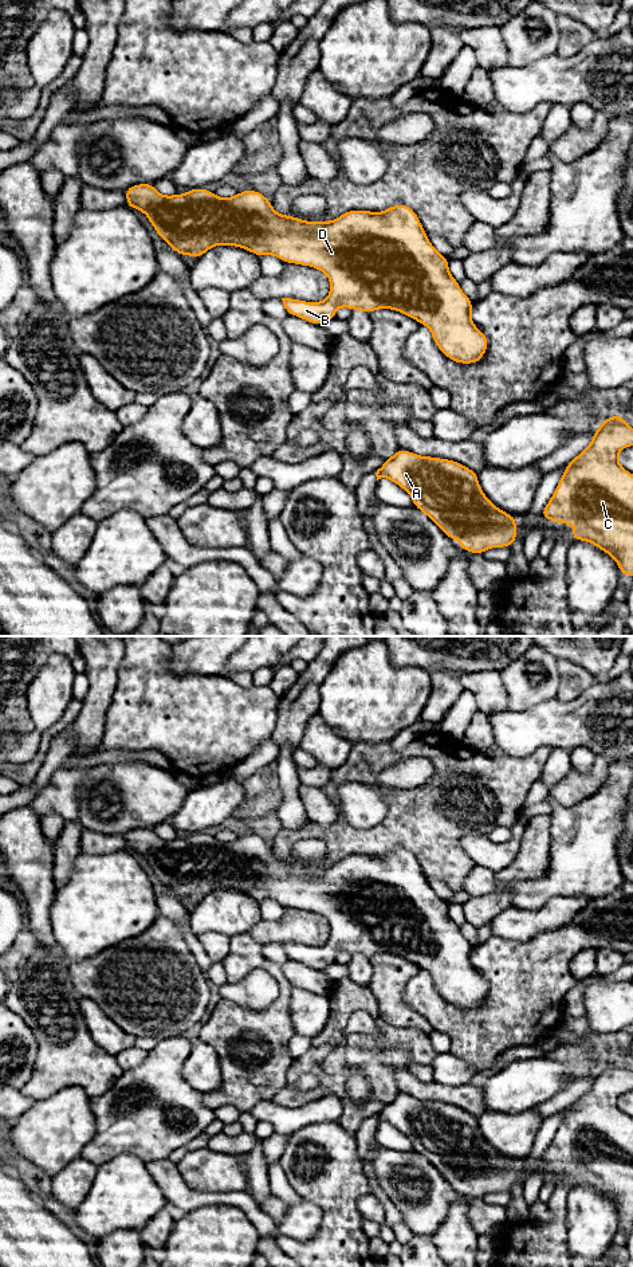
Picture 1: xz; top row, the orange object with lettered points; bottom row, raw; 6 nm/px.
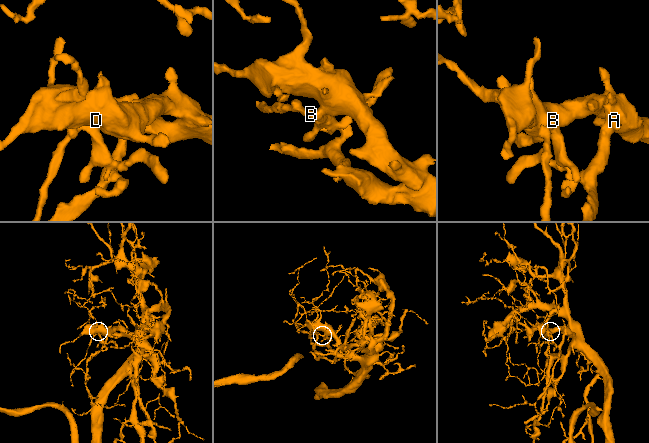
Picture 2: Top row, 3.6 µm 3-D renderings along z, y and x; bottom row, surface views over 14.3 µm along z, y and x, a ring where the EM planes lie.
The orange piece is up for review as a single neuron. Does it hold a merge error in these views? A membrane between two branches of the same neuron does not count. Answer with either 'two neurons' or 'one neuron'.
one neuron

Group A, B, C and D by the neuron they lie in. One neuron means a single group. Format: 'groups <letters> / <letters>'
groups A B C D

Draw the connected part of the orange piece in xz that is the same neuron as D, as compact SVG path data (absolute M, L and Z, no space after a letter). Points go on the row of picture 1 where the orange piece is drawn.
M149 183L134 184L123 192L126 207L142 211L158 236L181 256L198 259L215 246L235 246L259 258L274 255L284 263L312 266L325 272L330 279L329 297L323 302L282 298L288 315L323 326L337 317L341 306L367 314L390 309L425 325L440 352L457 364L477 364L487 352L488 338L472 322L473 301L451 275L449 259L433 247L409 205L394 204L382 212L353 209L333 221L307 221L279 215L271 200L255 189L227 199L205 188L164 196Z

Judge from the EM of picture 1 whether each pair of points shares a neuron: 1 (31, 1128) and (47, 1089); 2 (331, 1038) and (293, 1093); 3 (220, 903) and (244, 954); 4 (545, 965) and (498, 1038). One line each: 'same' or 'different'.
1: different
2: same
3: different
4: same

